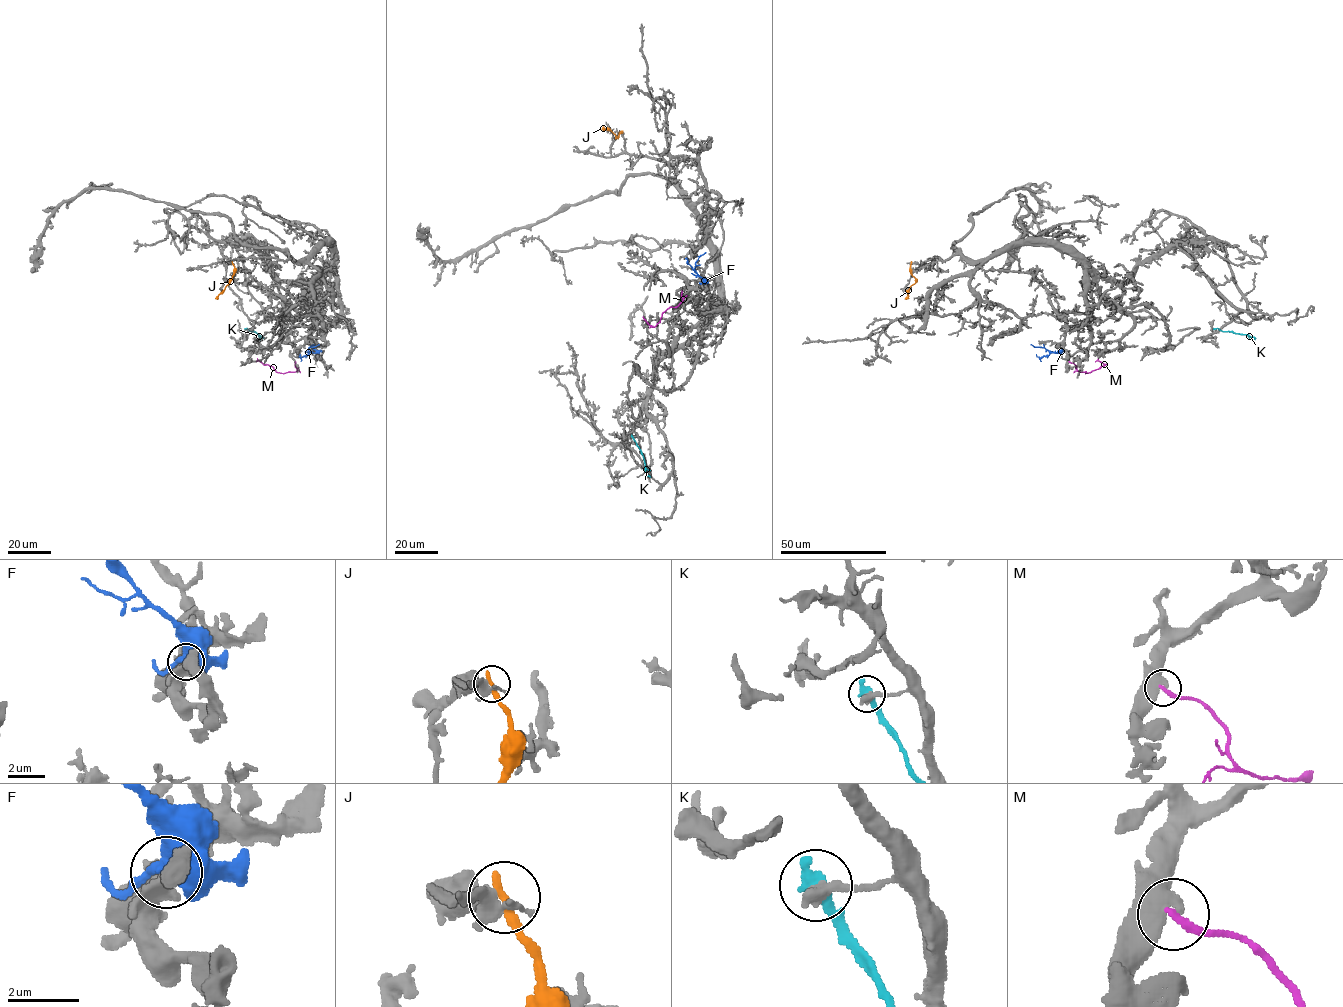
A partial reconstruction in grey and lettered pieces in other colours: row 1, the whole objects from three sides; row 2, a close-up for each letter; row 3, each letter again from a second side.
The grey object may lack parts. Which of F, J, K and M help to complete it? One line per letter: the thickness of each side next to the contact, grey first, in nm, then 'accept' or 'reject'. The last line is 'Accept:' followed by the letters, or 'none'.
F: 400 nm thick on the grey side, 550 nm on the other; reject
J: 440 nm thick on the grey side, 300 nm on the other; reject
K: 420 nm thick on the grey side, 400 nm on the other; reject
M: 500 nm thick on the grey side, 200 nm on the other; reject
Accept: none

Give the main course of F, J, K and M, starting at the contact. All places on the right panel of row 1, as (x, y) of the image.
F: (1061, 351), (1051, 352), (1030, 344)
J: (911, 263), (915, 283), (904, 299)
K: (1214, 329), (1255, 338)
M: (1069, 361), (1086, 373), (1105, 364), (1095, 361)

